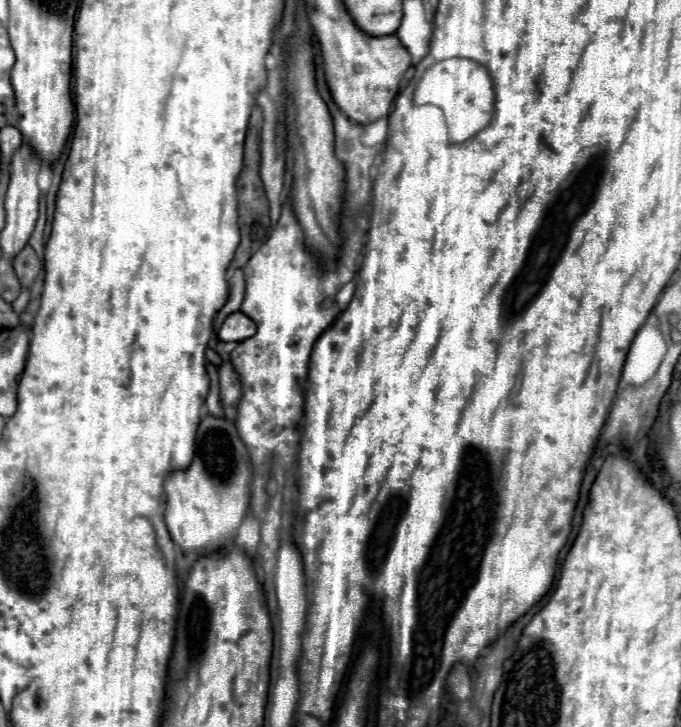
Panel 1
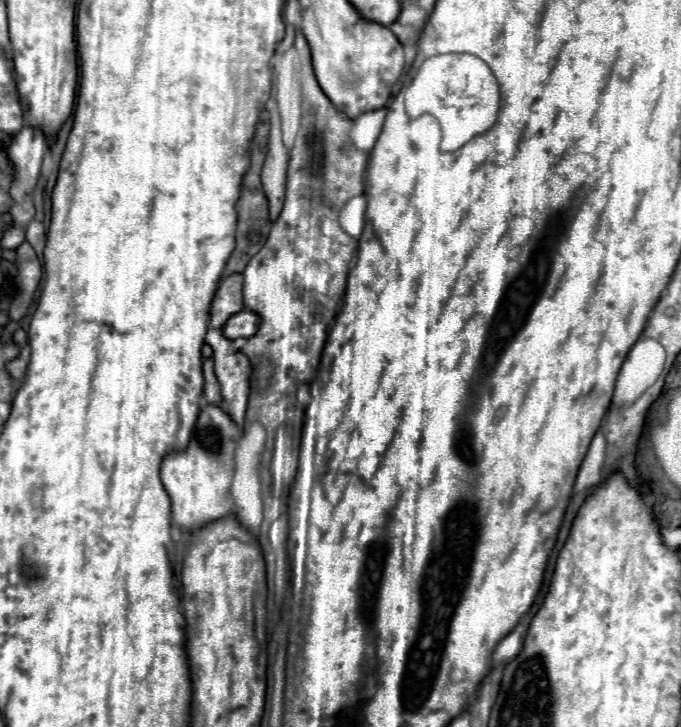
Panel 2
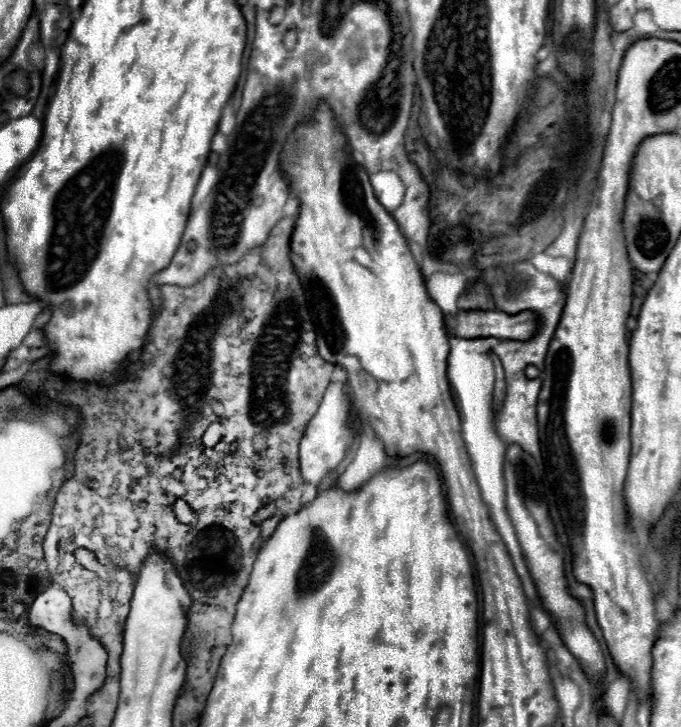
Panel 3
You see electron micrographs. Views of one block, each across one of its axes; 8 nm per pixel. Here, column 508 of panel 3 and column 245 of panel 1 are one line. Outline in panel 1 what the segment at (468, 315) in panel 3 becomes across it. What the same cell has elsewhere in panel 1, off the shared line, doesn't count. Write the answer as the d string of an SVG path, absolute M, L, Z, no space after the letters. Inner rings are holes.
M234 312L220 326L218 338L222 342L242 342L242 340L254 336L254 332L256 332L256 324L242 312Z

